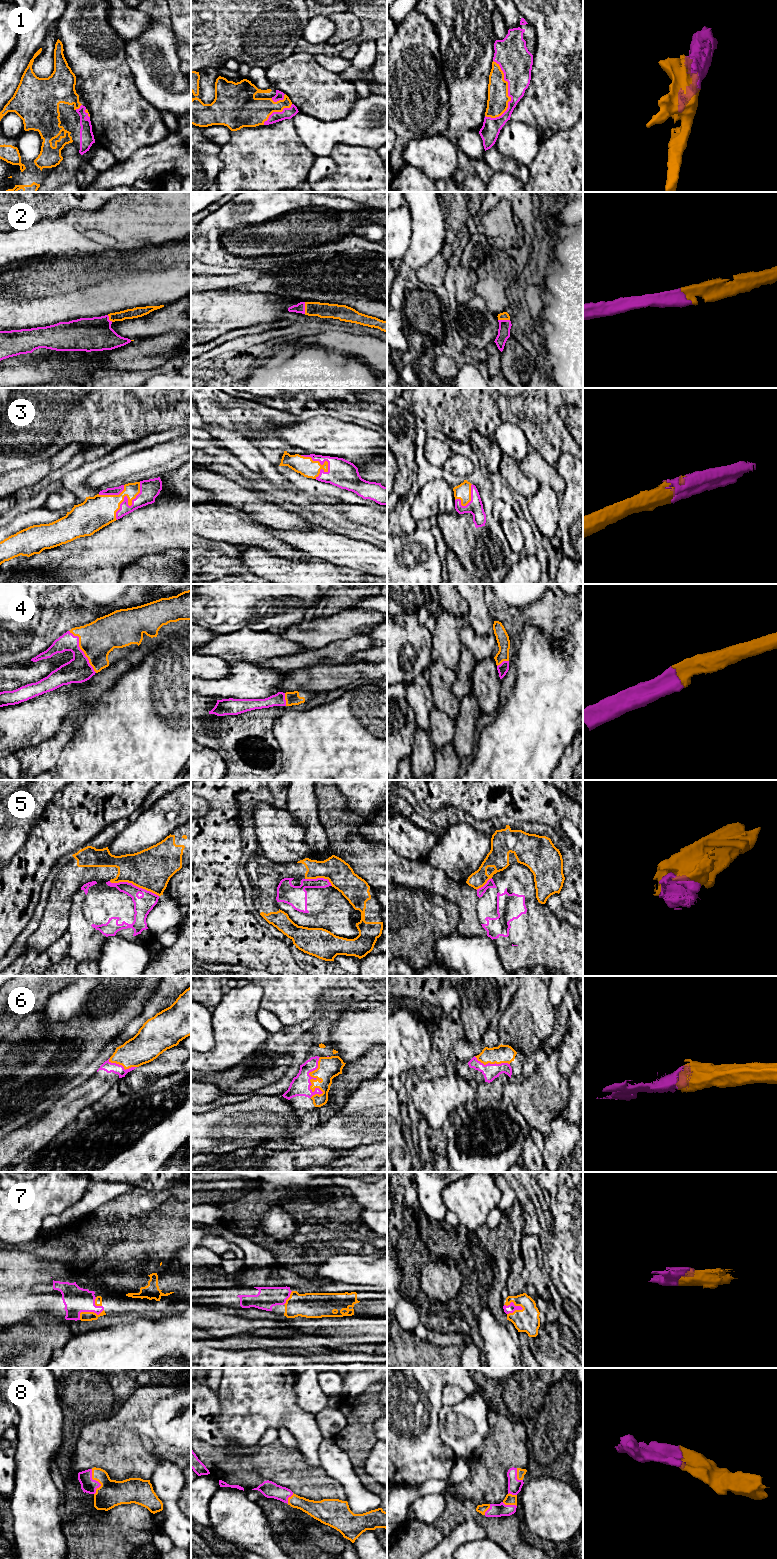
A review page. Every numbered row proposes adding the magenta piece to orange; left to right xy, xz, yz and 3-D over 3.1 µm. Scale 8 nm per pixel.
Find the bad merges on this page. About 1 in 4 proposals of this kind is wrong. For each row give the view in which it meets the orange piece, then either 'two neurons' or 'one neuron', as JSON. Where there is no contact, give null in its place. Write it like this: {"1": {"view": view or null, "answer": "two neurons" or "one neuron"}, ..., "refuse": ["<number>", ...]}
{"1": {"view": "yz", "answer": "one neuron"}, "2": {"view": "xz", "answer": "one neuron"}, "3": {"view": "xy", "answer": "one neuron"}, "4": {"view": "xy", "answer": "one neuron"}, "5": {"view": "xy", "answer": "two neurons"}, "6": {"view": "xz", "answer": "one neuron"}, "7": {"view": "yz", "answer": "one neuron"}, "8": {"view": "xy", "answer": "one neuron"}, "refuse": ["5"]}

